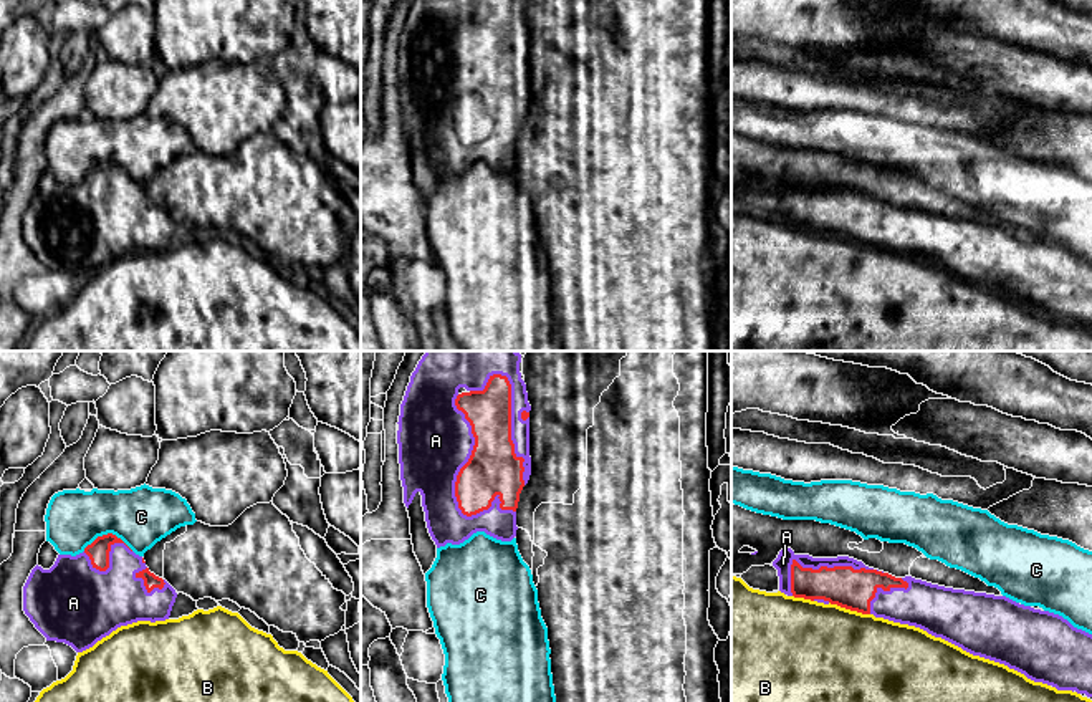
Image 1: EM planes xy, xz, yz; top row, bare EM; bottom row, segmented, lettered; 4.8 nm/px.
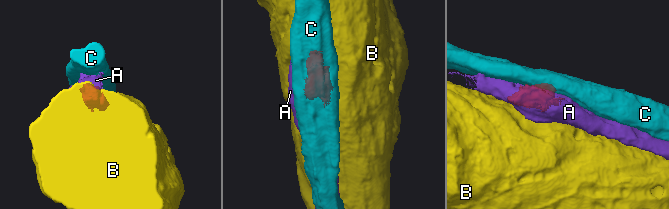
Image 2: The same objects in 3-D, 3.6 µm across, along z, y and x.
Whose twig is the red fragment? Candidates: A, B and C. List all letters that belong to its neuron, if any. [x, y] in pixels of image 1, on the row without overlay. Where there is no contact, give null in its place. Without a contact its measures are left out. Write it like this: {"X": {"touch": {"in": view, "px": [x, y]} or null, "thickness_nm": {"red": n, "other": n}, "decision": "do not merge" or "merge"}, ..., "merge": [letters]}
{"A": {"touch": {"in": "xz", "px": [455, 113]}, "thickness_nm": {"red": 260, "other": 360}, "decision": "do not merge"}, "B": {"touch": {"in": "yz", "px": [849, 237]}, "thickness_nm": {"red": 200, "other": 480}, "decision": "do not merge"}, "C": {"touch": {"in": "xy", "px": [108, 163]}, "thickness_nm": {"red": 110, "other": 280}, "decision": "do not merge"}, "merge": []}

